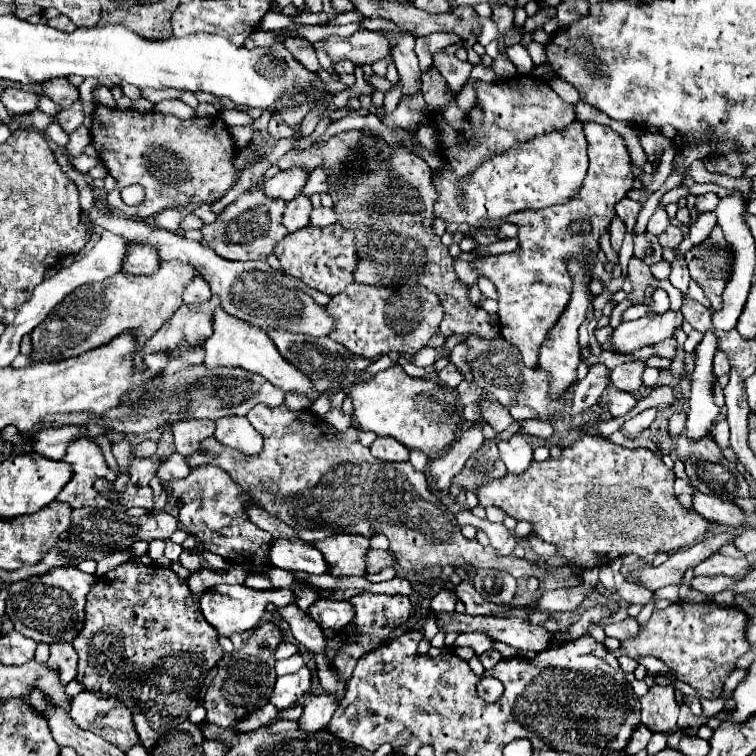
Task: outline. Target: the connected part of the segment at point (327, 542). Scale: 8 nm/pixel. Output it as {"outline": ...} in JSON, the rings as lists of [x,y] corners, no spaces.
{"outline":[[[336,533],[318,541],[318,549],[328,561],[328,573],[332,577],[352,577],[366,573],[366,551],[370,547],[368,537]]]}

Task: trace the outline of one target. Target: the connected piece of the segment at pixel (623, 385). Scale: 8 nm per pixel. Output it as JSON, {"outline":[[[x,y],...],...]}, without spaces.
{"outline":[[[632,361],[632,363],[624,363],[616,369],[612,369],[610,379],[618,389],[628,391],[628,393],[638,393],[644,387],[642,371],[644,371],[644,361]]]}

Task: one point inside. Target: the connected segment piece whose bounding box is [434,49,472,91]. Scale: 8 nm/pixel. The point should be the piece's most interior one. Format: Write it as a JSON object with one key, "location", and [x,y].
{"location":[456,72]}

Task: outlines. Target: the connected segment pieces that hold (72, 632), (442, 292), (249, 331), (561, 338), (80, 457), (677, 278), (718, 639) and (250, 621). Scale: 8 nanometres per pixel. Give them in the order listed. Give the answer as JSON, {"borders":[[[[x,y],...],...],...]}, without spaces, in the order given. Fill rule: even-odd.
{"borders":[[[[54,567],[44,575],[36,575],[18,583],[12,583],[10,597],[6,601],[6,613],[14,623],[14,629],[34,641],[72,641],[84,621],[84,603],[90,589],[90,575],[78,567]]],[[[346,131],[328,139],[322,147],[290,151],[278,161],[278,167],[284,171],[292,165],[300,165],[306,171],[312,171],[324,165],[329,175],[329,194],[334,199],[338,223],[346,231],[354,231],[356,235],[356,283],[386,289],[398,289],[404,285],[420,285],[424,289],[430,289],[440,297],[444,307],[444,319],[438,331],[442,337],[476,333],[480,337],[492,339],[498,329],[492,329],[488,313],[484,309],[472,305],[468,287],[456,277],[452,269],[452,257],[448,249],[442,245],[440,237],[432,233],[432,221],[436,219],[432,213],[432,205],[436,201],[432,169],[422,157],[418,157],[400,143],[390,145],[392,153],[388,165],[384,165],[380,173],[349,169],[344,165],[344,161],[352,161],[352,157],[356,157],[356,147],[360,147],[362,135],[364,131]]],[[[216,309],[216,313],[214,313],[214,333],[212,333],[212,337],[208,337],[208,339],[204,341],[204,351],[206,351],[204,365],[208,365],[208,367],[240,367],[240,369],[246,369],[246,371],[250,371],[250,373],[256,373],[256,375],[266,377],[272,385],[276,385],[276,387],[282,389],[284,393],[300,393],[300,395],[306,395],[308,401],[316,401],[318,397],[322,397],[322,395],[326,395],[326,393],[336,393],[336,391],[340,391],[342,387],[353,383],[365,372],[376,374],[396,365],[388,355],[383,355],[377,361],[370,364],[365,370],[344,377],[344,381],[330,385],[326,391],[316,391],[314,385],[312,385],[312,381],[308,379],[308,375],[302,373],[300,369],[296,369],[290,361],[286,361],[286,359],[280,355],[280,351],[276,349],[276,345],[272,343],[272,339],[266,335],[266,331],[262,331],[260,327],[254,327],[254,325],[250,325],[250,323],[246,323],[246,321],[240,321],[240,319],[236,319],[236,317],[230,317],[230,315],[224,313],[222,309]]],[[[572,259],[568,261],[568,269],[572,273],[572,279],[574,279],[574,291],[572,291],[572,299],[566,307],[566,311],[562,313],[562,317],[558,319],[558,323],[554,325],[554,329],[548,333],[546,341],[542,343],[542,349],[540,349],[540,363],[538,367],[548,371],[550,373],[550,397],[552,399],[560,399],[570,385],[574,385],[578,381],[576,377],[576,367],[580,363],[580,347],[578,347],[578,327],[582,325],[582,321],[586,319],[586,309],[590,305],[588,301],[588,279],[586,279],[586,273],[584,269]]],[[[80,437],[80,441],[72,441],[72,445],[68,445],[68,453],[66,453],[66,457],[64,457],[62,461],[72,467],[74,475],[72,475],[72,479],[62,487],[62,491],[58,493],[58,497],[56,497],[58,501],[68,503],[68,505],[74,507],[74,509],[78,509],[78,507],[94,507],[94,509],[108,507],[108,509],[116,509],[116,511],[126,511],[126,507],[118,505],[118,501],[110,501],[110,499],[106,499],[104,495],[100,495],[100,493],[94,489],[96,477],[106,477],[106,479],[112,483],[112,481],[118,477],[118,473],[110,471],[110,467],[108,467],[106,461],[104,461],[104,455],[102,455],[100,447],[98,447],[92,439]]],[[[676,257],[672,261],[672,273],[670,273],[670,283],[680,289],[682,293],[688,289],[688,283],[690,283],[690,273],[688,273],[688,265],[686,265],[686,259],[684,257]]],[[[712,601],[704,603],[674,603],[666,609],[656,609],[648,623],[638,631],[636,639],[622,641],[620,653],[632,659],[658,657],[684,683],[690,683],[706,699],[718,699],[726,677],[734,671],[736,659],[750,649],[746,641],[748,615],[738,607],[720,607]]],[[[216,585],[216,587],[208,589],[206,593],[202,593],[200,609],[202,609],[204,617],[208,619],[208,623],[212,623],[216,627],[218,635],[230,637],[236,631],[242,633],[242,631],[254,629],[258,625],[258,621],[262,619],[262,613],[268,603],[282,607],[282,605],[288,605],[290,601],[294,601],[294,593],[290,589],[272,591],[272,589],[254,589],[248,585]]]]}

